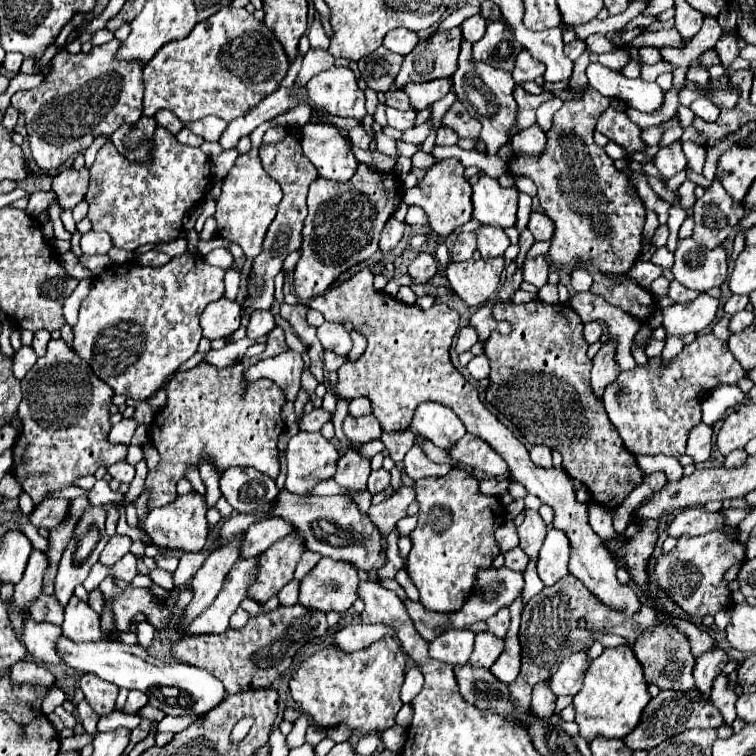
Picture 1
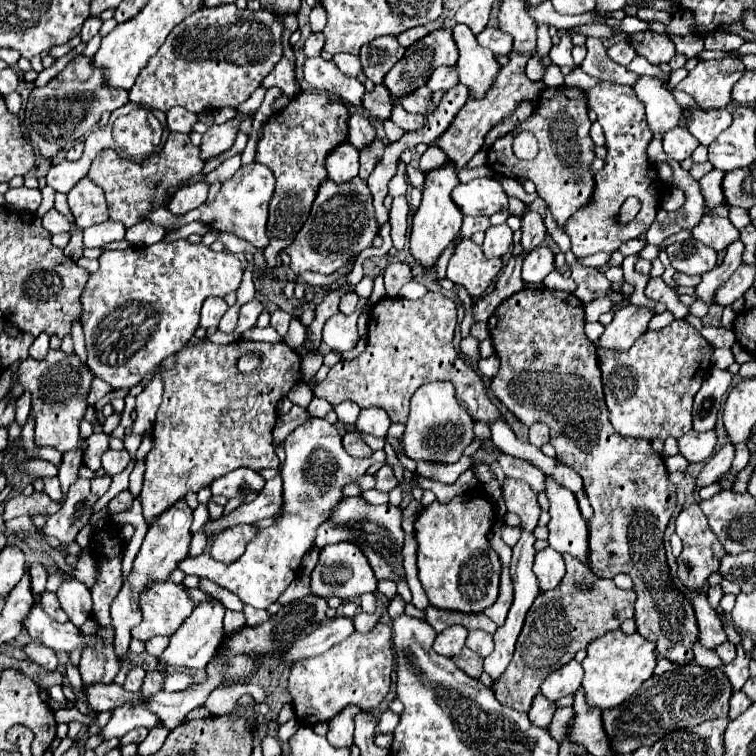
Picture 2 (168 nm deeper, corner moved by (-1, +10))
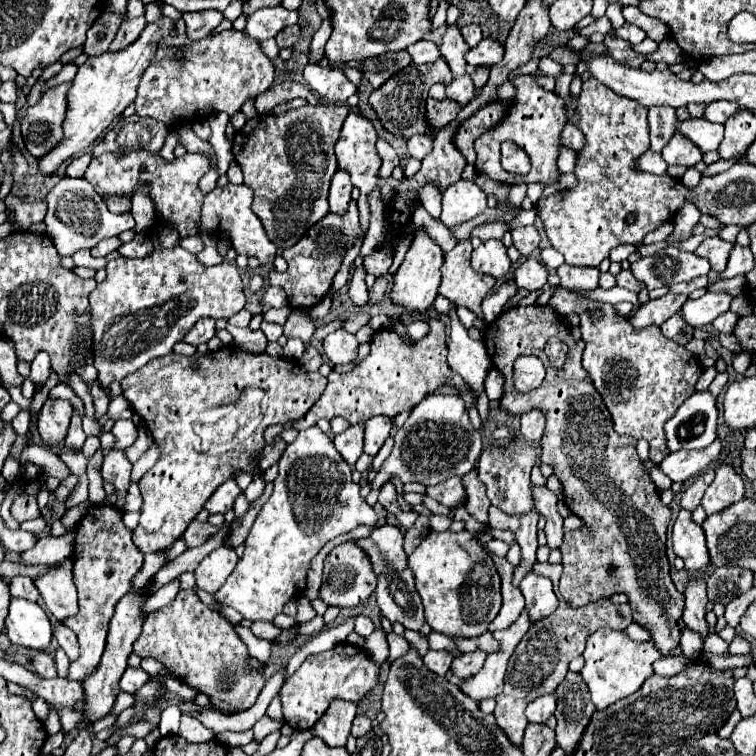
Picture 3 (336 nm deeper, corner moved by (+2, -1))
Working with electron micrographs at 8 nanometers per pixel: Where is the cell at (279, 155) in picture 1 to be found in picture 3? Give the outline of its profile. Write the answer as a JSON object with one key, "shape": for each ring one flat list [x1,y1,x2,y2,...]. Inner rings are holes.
{"shape":[[307,103,283,115,247,119,245,127,235,133,233,155,243,169,245,185,255,191,253,211,277,247,293,247,311,225,329,213,327,191,337,171,333,147,347,115,349,109,343,105]]}

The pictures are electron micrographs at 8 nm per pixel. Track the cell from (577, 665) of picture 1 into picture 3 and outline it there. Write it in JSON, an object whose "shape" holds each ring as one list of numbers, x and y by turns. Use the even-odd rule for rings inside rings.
{"shape":[[555,691,531,701,525,715,531,723,545,723,553,715,553,711,555,711]]}

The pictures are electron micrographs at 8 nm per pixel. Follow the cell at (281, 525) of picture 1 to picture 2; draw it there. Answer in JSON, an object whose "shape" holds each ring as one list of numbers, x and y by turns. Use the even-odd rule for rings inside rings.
{"shape":[[234,526,234,528,228,528,224,532,220,532,214,542,212,542,212,548,210,548,210,556,218,562,224,562,224,564,230,564,234,560,238,560,242,554,244,554,244,548,246,544,250,542,250,538,256,534,258,530,254,526]]}

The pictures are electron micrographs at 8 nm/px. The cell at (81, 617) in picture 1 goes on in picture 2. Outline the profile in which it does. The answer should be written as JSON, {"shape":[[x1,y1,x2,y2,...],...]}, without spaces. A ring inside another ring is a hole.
{"shape":[[68,578,60,584,60,588,56,590,56,596,60,600,62,610,68,614,70,622,74,626,82,626,88,618,90,618,90,590,78,582,76,578]]}

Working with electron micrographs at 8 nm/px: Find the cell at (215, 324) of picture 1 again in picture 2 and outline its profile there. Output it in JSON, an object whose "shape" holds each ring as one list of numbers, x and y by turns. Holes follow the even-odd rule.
{"shape":[[222,298,204,300,202,314,200,314,200,326,202,328,216,328,226,310,228,310,228,304]]}

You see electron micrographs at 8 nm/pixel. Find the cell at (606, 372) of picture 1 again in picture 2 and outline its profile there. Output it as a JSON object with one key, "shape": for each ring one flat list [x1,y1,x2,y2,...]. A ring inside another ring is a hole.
{"shape":[[634,304,622,306,616,312,614,320,606,326,600,338,600,346,614,350,630,348,648,330,648,322,652,320,652,316,654,310,646,306,634,306]]}

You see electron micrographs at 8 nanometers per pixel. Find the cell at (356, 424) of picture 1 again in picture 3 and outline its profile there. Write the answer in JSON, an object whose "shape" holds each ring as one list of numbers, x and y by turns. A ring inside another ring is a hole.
{"shape":[[383,415,371,417,365,423,365,453,377,455,377,451,381,449,385,439,389,437,389,429,391,429,389,417,383,417]]}

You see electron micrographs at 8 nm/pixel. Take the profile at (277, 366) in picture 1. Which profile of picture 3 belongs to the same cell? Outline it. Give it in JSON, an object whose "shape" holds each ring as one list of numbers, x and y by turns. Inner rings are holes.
{"shape":[[261,323,261,329,269,341,277,341,283,335,283,327,277,323]]}

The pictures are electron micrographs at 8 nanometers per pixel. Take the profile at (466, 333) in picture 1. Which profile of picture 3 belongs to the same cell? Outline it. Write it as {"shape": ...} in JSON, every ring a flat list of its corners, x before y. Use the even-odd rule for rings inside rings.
{"shape":[[533,225,519,227,511,231,511,235,513,235,513,245,519,249,521,255,531,255,539,247,539,233]]}

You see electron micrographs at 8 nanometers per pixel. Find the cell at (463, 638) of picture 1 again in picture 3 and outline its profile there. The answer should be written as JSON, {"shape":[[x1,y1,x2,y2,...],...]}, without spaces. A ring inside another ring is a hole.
{"shape":[[429,649,429,653,423,657,423,663,427,669,431,669,437,675,445,675,451,669,453,663,453,653,451,651,433,651]]}

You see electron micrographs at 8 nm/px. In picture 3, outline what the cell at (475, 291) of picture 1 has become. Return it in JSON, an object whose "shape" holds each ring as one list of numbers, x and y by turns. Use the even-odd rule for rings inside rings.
{"shape":[[467,239,467,241,459,241,453,251,445,253,439,293,455,301,459,307,471,309,477,317,483,317,481,301,493,289,495,277,477,273,471,267,471,251,473,247,471,247,471,241]]}

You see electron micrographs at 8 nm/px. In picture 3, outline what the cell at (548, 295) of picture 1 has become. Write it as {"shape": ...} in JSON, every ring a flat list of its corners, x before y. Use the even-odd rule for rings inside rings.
{"shape":[[547,247,547,249,543,249,541,251,541,257,543,257,543,265,547,267,547,269,557,269,557,267,561,267,565,261,563,261,563,255,559,253,559,251,555,251,553,247]]}

